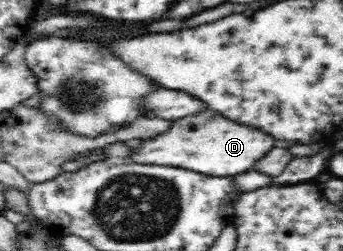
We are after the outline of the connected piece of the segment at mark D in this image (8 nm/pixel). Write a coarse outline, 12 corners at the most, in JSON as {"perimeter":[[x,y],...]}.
{"perimeter":[[208,108],[173,120],[126,163],[235,176],[273,136]]}

